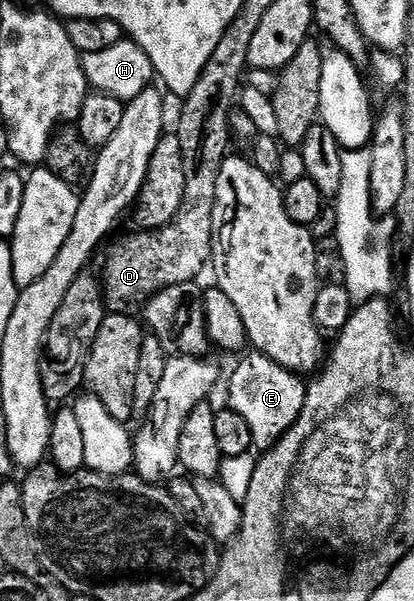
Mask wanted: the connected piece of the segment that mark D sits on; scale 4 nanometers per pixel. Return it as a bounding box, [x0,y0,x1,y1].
[103,151,218,313]

